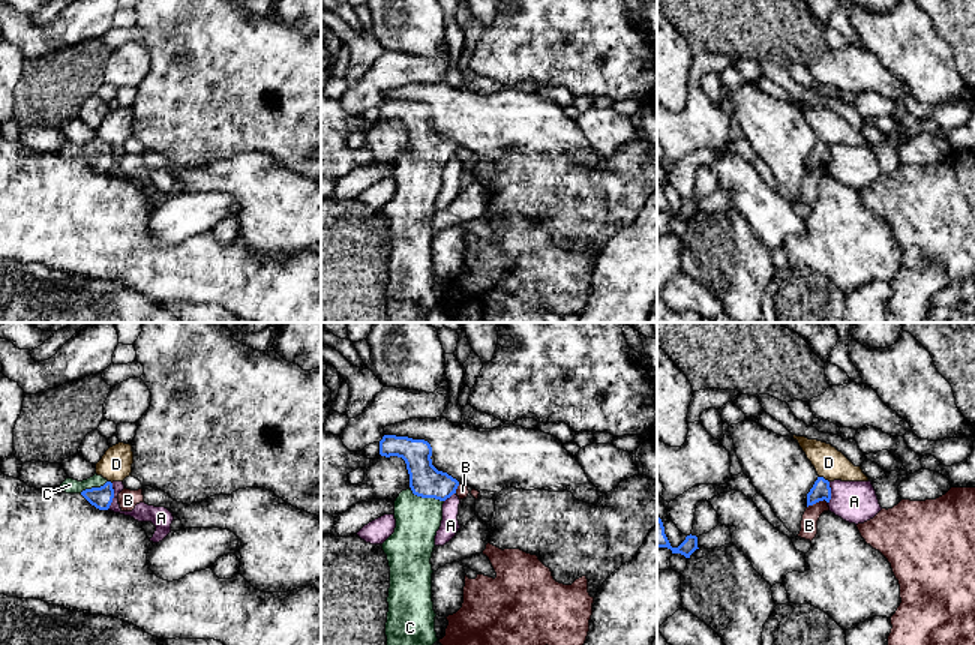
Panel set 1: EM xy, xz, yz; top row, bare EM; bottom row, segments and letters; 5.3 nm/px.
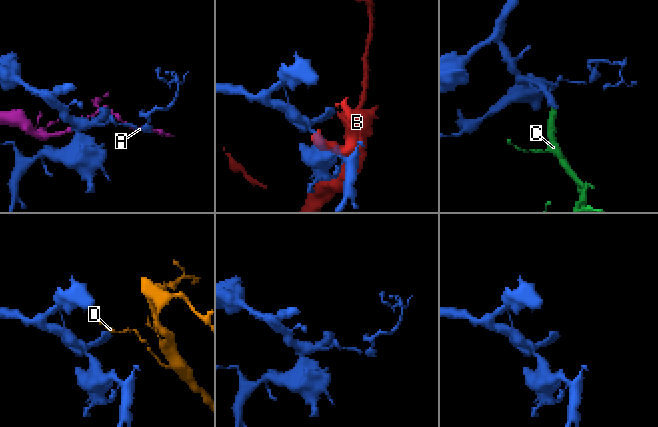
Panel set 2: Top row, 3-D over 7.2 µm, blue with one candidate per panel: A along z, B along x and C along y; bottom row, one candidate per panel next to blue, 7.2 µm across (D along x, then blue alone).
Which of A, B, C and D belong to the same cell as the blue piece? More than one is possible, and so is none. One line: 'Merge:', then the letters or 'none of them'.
Merge: C

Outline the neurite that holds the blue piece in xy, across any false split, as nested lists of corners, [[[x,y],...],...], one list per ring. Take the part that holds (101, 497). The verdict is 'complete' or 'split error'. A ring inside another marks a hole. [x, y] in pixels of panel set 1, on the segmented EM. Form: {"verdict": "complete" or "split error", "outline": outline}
{"verdict": "split error", "outline": [[[98,474],[82,482],[68,477],[60,489],[66,494],[81,494],[99,510],[108,510],[114,498],[112,483]]]}

